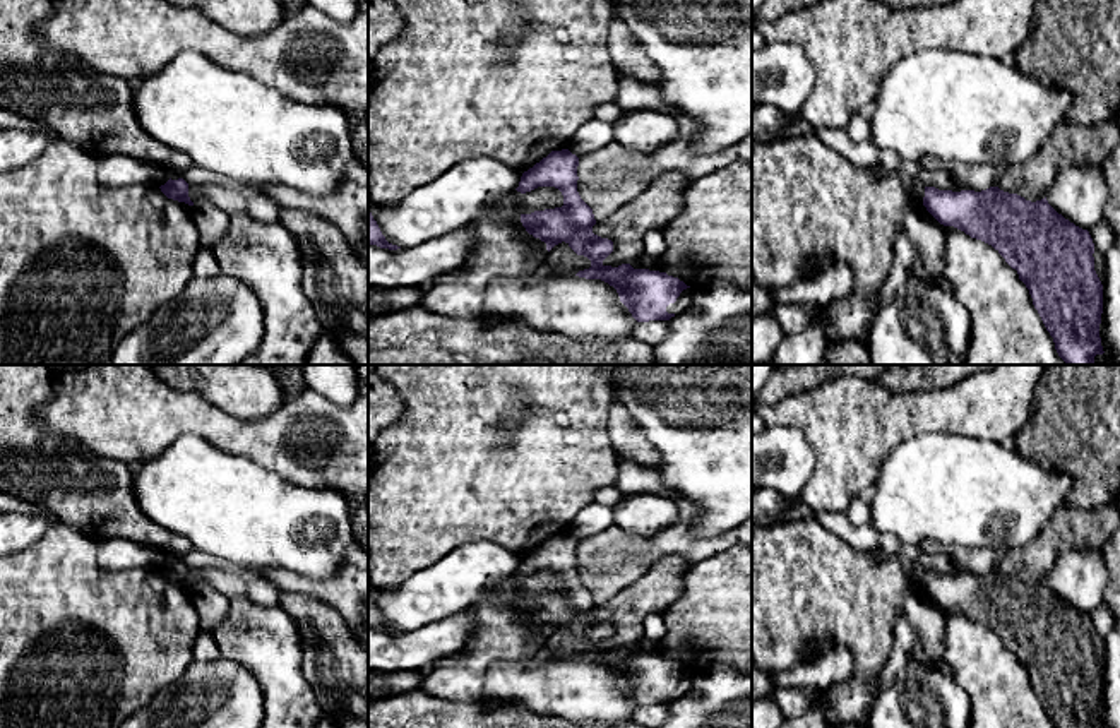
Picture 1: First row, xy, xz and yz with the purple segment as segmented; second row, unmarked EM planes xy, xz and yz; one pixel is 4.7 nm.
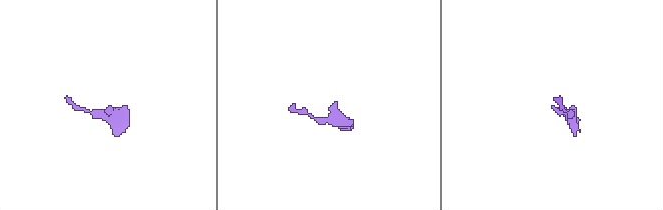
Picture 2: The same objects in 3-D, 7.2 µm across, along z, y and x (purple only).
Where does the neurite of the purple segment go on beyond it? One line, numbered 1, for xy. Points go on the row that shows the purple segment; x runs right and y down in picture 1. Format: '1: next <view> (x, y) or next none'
1: next none

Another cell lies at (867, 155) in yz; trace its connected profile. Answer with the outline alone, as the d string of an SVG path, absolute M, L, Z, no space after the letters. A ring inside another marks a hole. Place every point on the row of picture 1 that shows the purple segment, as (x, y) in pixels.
M820 128L815 134L853 166L868 170L877 176L901 171L903 158L896 151L877 146L872 139L855 142L849 139L846 128Z

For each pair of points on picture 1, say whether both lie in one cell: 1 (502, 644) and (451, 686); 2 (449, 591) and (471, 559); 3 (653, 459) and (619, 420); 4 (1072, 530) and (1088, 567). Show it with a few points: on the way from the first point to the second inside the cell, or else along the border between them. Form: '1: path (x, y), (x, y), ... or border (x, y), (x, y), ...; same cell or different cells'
1: path (490, 646), (463, 674); same cell
2: path (456, 583), (471, 567); same cell
3: path (643, 449), (624, 430); same cell
4: border (1098, 550), (1060, 550), (1048, 574); different cells

